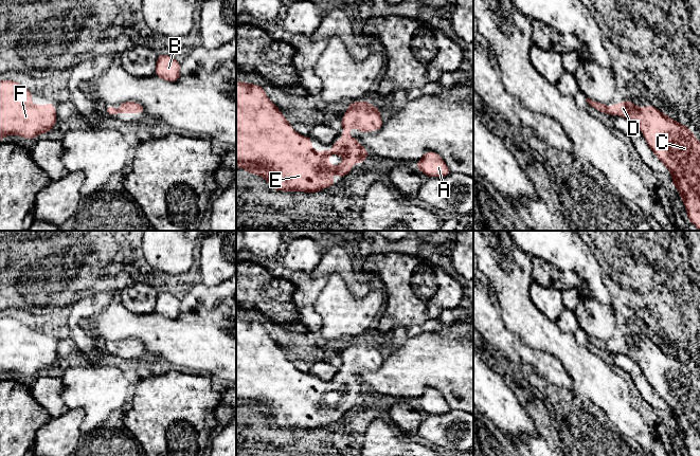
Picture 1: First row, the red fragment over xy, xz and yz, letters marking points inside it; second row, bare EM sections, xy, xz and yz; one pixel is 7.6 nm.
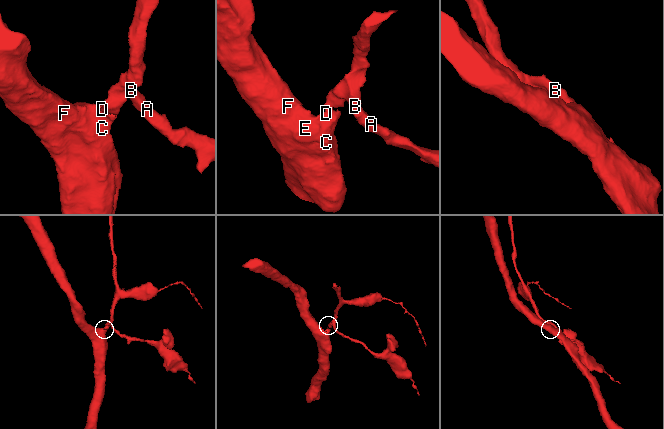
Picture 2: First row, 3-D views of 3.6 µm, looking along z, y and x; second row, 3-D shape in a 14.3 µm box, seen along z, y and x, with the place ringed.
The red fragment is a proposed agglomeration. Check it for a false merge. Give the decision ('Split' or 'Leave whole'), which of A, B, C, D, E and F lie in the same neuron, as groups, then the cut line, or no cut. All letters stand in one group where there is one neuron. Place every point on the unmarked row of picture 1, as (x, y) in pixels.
Leave whole. Groups: A B C D E F. No split

